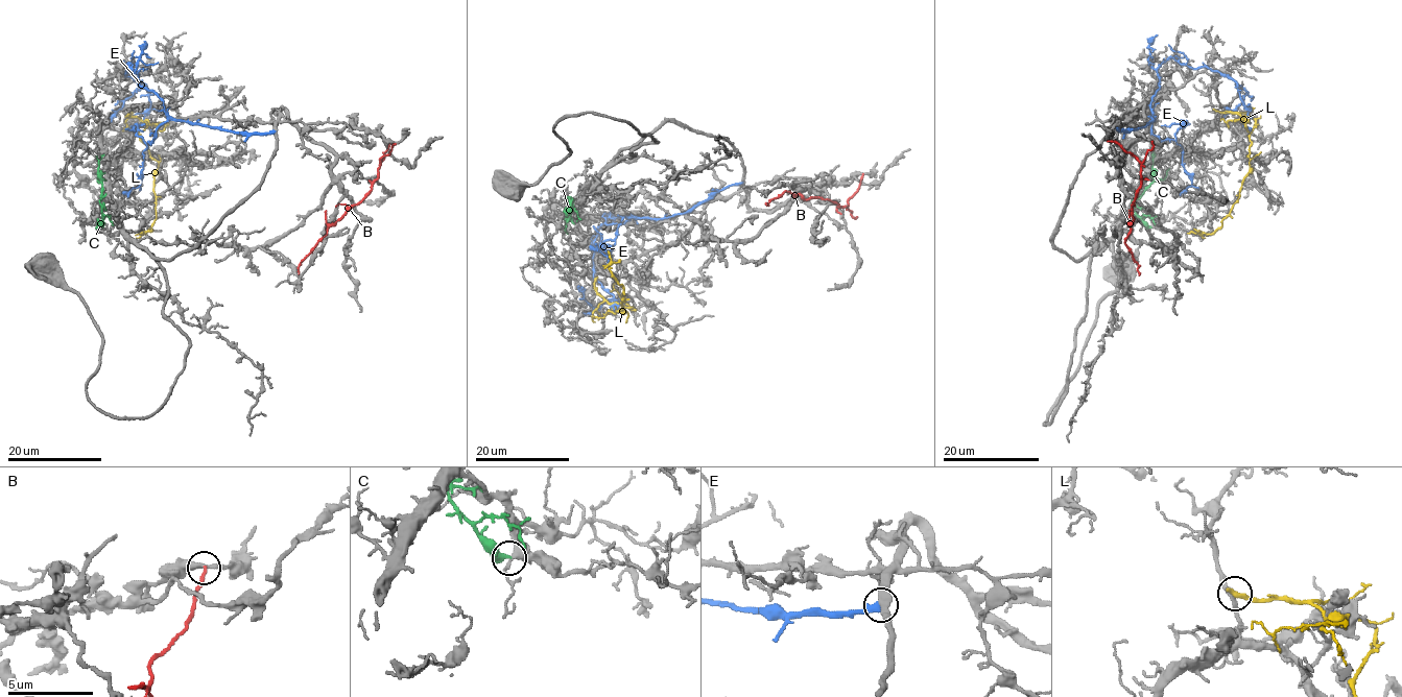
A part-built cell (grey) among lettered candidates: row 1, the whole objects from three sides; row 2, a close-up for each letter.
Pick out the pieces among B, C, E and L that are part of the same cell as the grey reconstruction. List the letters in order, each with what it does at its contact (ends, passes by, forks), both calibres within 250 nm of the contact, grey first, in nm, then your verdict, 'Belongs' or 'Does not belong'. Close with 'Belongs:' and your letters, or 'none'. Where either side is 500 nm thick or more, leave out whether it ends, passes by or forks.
B: It ends there. Thickness 320 nm (grey) against 200 nm. Does not belong
C: It ends there. Thickness 320 nm (grey) against 440 nm. Does not belong
E: It ends there. Thickness 360 nm (grey) against 340 nm. Does not belong
L: It ends there. Thickness 240 nm (grey) against 320 nm. Does not belong
Belongs: none

